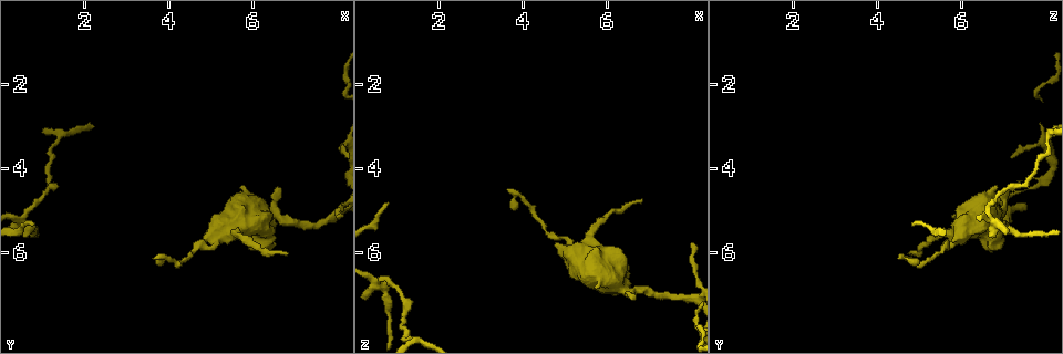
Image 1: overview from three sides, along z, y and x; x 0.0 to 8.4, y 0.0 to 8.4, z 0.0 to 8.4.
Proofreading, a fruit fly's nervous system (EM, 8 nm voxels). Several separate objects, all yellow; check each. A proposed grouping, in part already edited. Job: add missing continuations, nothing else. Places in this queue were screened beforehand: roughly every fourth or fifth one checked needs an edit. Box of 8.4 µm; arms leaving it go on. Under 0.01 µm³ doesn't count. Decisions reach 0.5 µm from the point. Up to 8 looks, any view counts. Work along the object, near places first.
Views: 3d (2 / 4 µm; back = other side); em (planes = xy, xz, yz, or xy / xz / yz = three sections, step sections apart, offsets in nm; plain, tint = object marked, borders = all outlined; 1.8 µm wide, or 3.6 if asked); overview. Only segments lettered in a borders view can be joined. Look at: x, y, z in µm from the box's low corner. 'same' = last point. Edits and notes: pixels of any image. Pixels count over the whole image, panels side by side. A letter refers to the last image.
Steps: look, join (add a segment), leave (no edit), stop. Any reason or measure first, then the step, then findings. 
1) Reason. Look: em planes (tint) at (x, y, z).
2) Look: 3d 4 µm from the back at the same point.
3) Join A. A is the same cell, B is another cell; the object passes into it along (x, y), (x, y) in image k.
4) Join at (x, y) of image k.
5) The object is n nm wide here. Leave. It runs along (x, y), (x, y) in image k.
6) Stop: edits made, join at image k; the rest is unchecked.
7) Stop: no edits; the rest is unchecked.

An open end. Look: 3d 2 µm at (3.60, 6.05, 4.50).

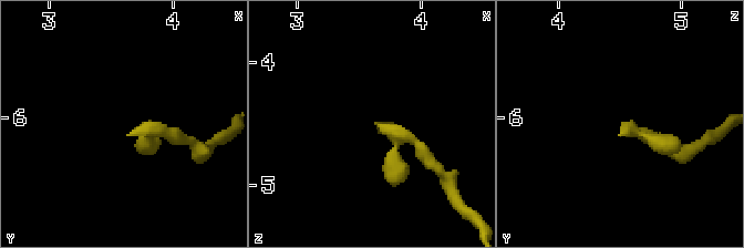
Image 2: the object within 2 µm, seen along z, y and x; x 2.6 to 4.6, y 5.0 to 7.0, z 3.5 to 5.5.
Look: em planes (borders) at (3.64, 6.10, 4.48).

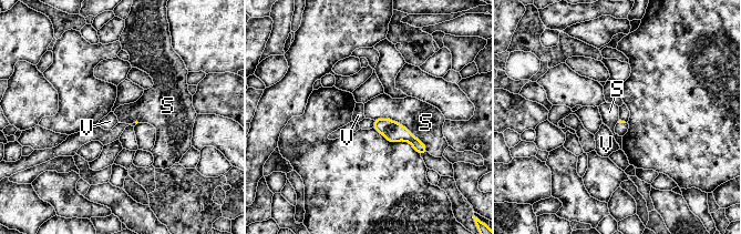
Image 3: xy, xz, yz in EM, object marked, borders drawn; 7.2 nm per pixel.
Leave. S and V are other cells; a border runs along (373, 119), (403, 124), (428, 151) in image 3; no lettered segment goes on from it.

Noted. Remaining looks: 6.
Calibre changes. Look: em planes (tint) at (0.60, 5.30, 6.75).

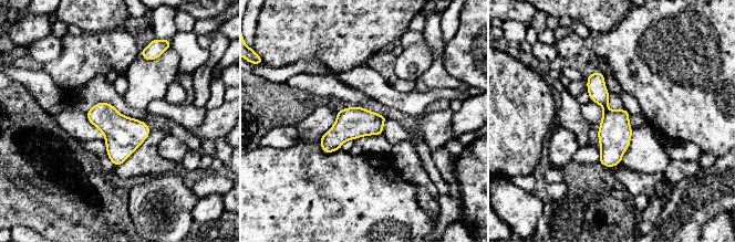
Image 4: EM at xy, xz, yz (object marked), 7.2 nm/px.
What lies round it. Look: em planes (borders) at the same point.

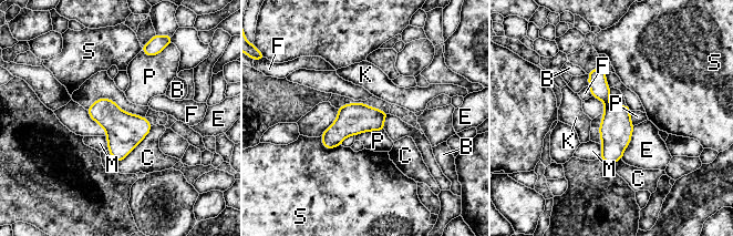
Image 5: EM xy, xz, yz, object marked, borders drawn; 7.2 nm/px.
The object is 220 nm wide here. Leave. B, C, E, F, K, M, P and S are other cells; no lettered segment goes on from it.

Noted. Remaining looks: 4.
Stops while still wide. Look: 3d 4 µm at (6.55, 5.75, 6.75).

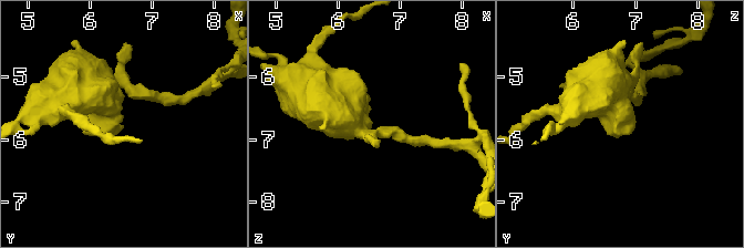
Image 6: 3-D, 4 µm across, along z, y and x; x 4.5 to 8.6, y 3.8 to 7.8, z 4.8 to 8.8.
Now the EM. Look: em 3.6 µm planes (borders) at (6.55, 5.75, 6.75).

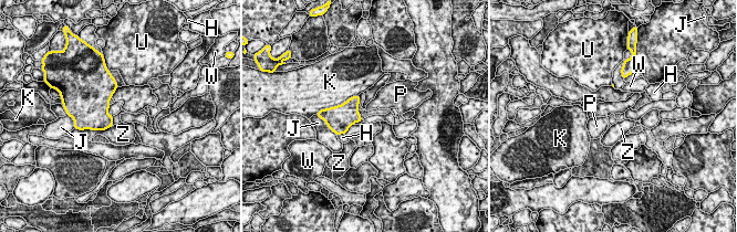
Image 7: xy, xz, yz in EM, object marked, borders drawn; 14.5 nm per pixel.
Leave. H, J, K, P, U, W and Z are other cells; no lettered segment goes on from it.

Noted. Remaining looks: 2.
Stop: no edits; the rest is unchecked.

